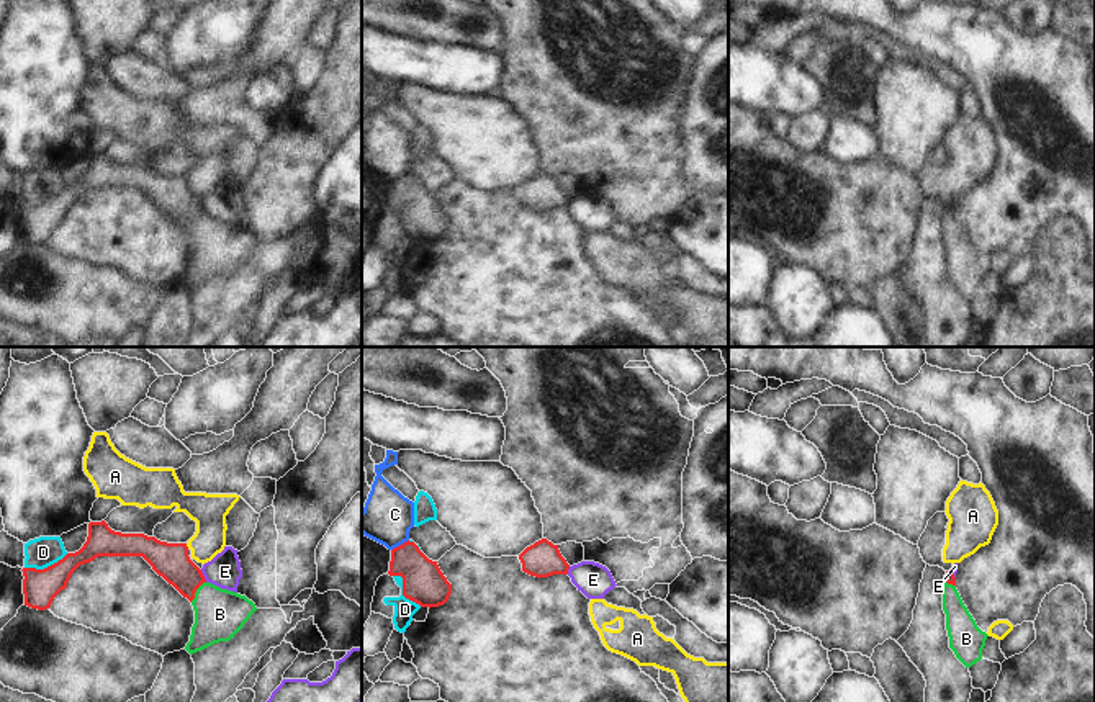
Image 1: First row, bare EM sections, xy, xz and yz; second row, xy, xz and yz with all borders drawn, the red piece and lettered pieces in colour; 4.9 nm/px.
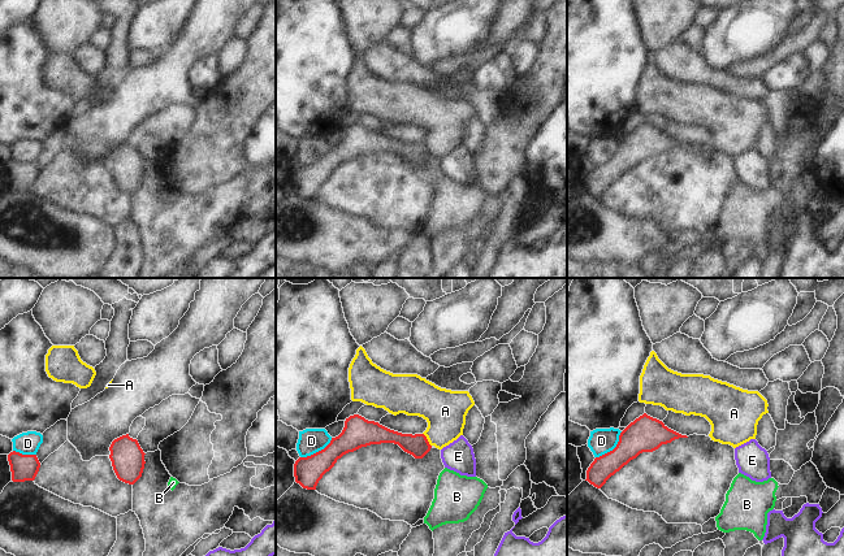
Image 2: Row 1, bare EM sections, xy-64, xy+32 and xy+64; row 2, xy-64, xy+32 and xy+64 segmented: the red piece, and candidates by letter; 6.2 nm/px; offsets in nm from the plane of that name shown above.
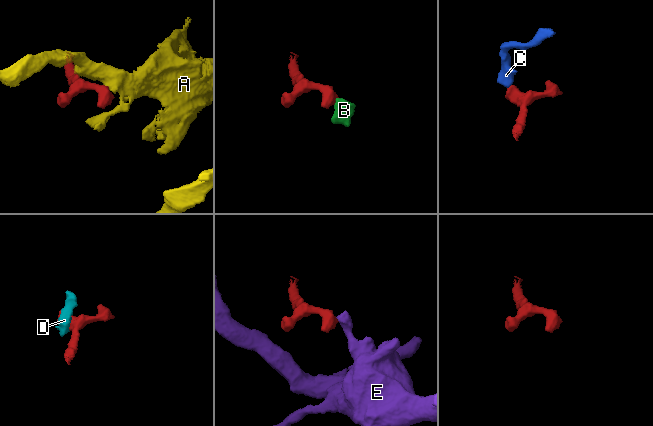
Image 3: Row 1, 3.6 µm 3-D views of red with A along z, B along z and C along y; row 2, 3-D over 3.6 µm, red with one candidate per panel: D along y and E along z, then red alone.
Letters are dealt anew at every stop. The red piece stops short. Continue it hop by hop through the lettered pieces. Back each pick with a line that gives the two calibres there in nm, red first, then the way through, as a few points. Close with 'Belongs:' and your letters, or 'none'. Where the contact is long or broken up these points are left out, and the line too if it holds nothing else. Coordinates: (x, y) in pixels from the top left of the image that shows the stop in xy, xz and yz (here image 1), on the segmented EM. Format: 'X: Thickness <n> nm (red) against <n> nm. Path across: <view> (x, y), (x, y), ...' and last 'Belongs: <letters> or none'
B: Thickness 180 nm (red) against 240 nm. Path across: xy (169, 560), (195, 591), (220, 614)
Belongs: B.

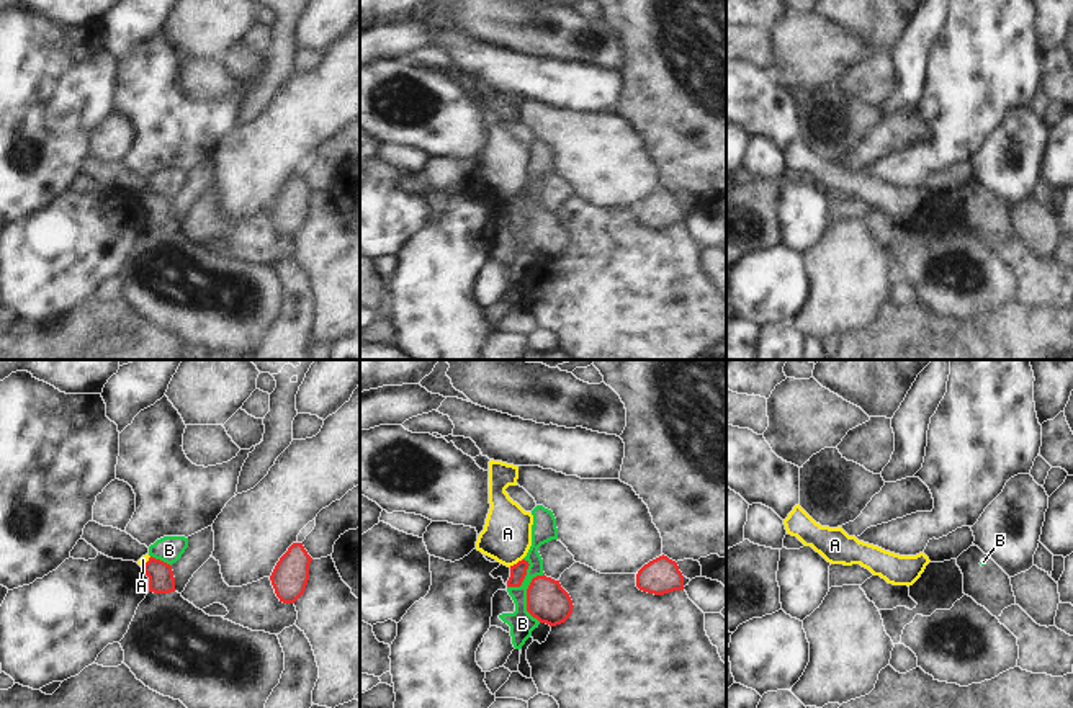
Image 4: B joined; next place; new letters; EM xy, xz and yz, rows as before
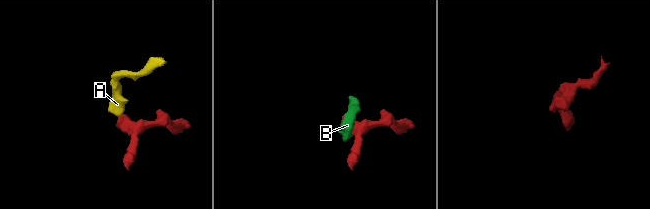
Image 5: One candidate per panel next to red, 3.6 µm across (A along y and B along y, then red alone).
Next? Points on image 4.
Belongs: none.

